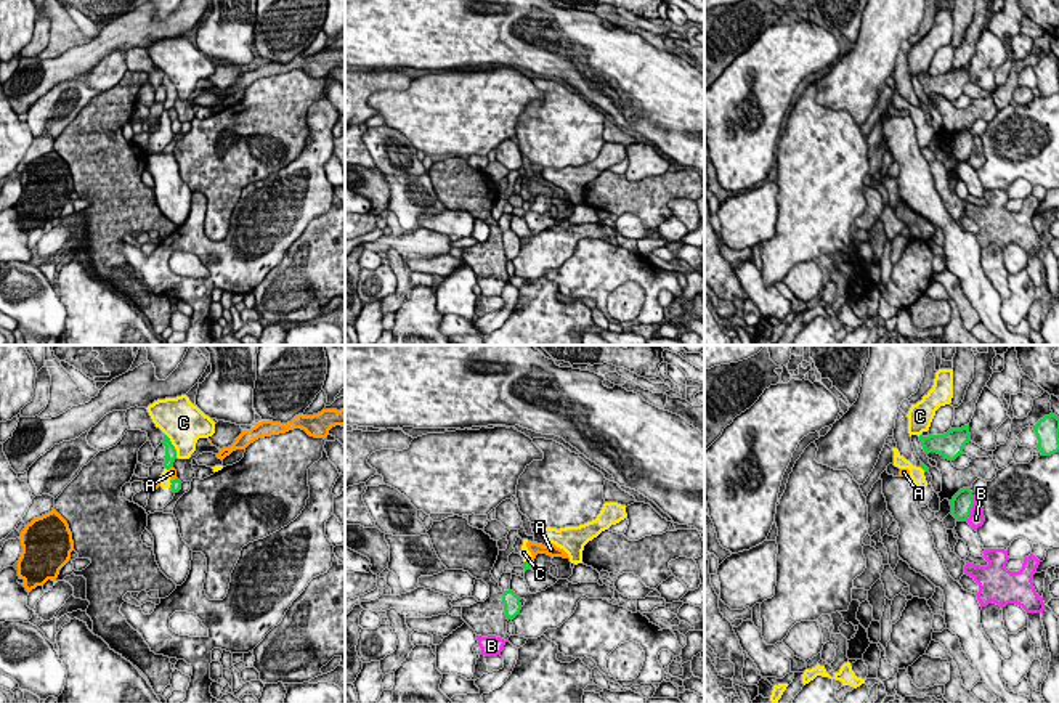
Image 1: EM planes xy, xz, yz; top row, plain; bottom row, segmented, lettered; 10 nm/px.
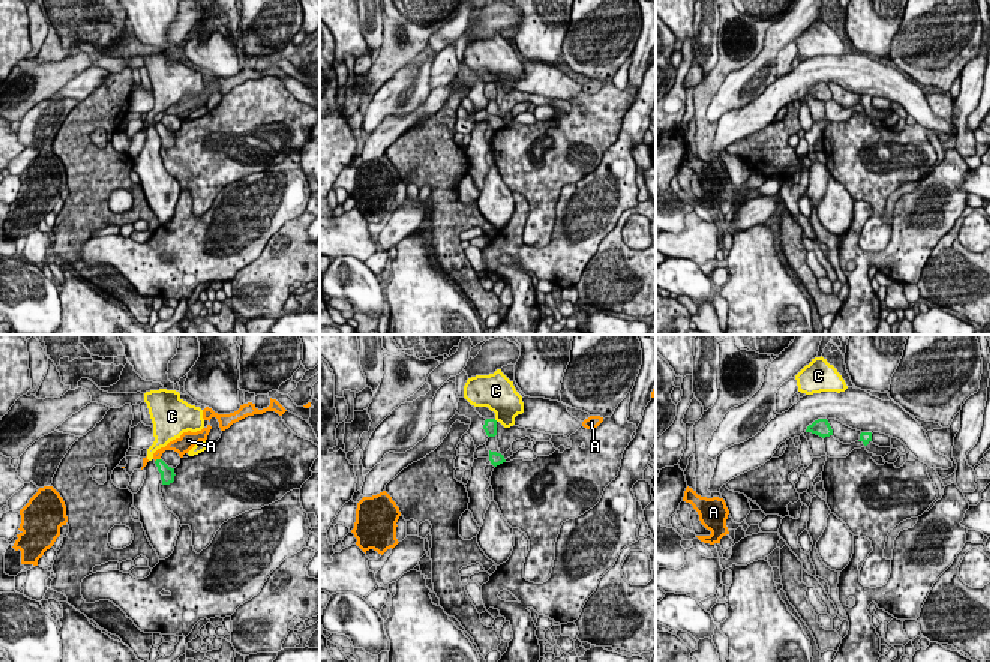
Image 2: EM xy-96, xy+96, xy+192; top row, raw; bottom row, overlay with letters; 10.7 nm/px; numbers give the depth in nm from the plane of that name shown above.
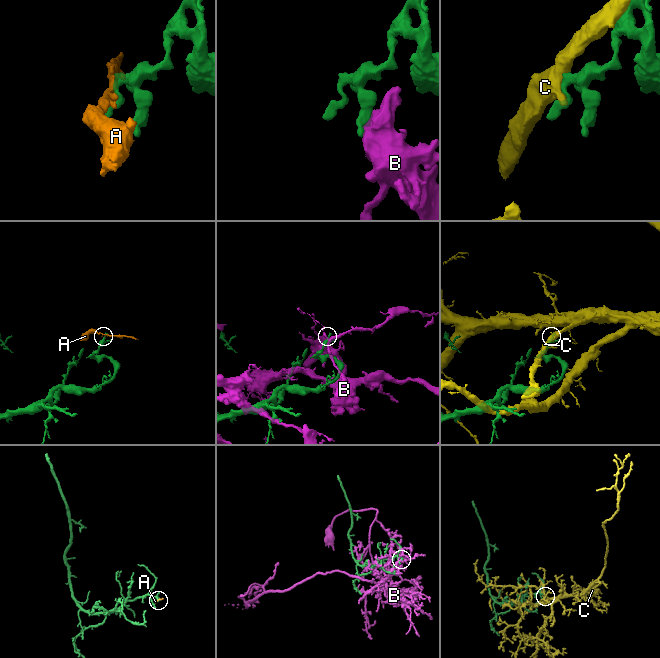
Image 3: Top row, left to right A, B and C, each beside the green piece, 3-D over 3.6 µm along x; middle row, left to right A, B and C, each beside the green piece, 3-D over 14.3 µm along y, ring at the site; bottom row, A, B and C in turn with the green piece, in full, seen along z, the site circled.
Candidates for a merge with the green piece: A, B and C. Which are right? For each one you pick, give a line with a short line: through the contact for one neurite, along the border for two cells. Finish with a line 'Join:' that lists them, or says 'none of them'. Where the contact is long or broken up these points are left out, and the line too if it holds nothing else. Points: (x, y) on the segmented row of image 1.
Join: none of them

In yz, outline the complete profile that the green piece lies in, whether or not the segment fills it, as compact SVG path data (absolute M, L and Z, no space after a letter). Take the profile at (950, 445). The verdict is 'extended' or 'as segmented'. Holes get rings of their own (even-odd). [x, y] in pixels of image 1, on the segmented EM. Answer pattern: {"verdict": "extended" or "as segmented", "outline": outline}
{"verdict": "as segmented", "outline": "M969 424L961 429L951 429L943 435L919 435L921 446L926 454L937 453L948 461L955 461L963 454L963 448L971 441Z"}

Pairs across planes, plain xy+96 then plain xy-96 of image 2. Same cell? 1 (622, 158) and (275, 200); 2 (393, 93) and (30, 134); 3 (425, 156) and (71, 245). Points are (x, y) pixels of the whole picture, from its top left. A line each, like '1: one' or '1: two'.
1: one
2: one
3: one

